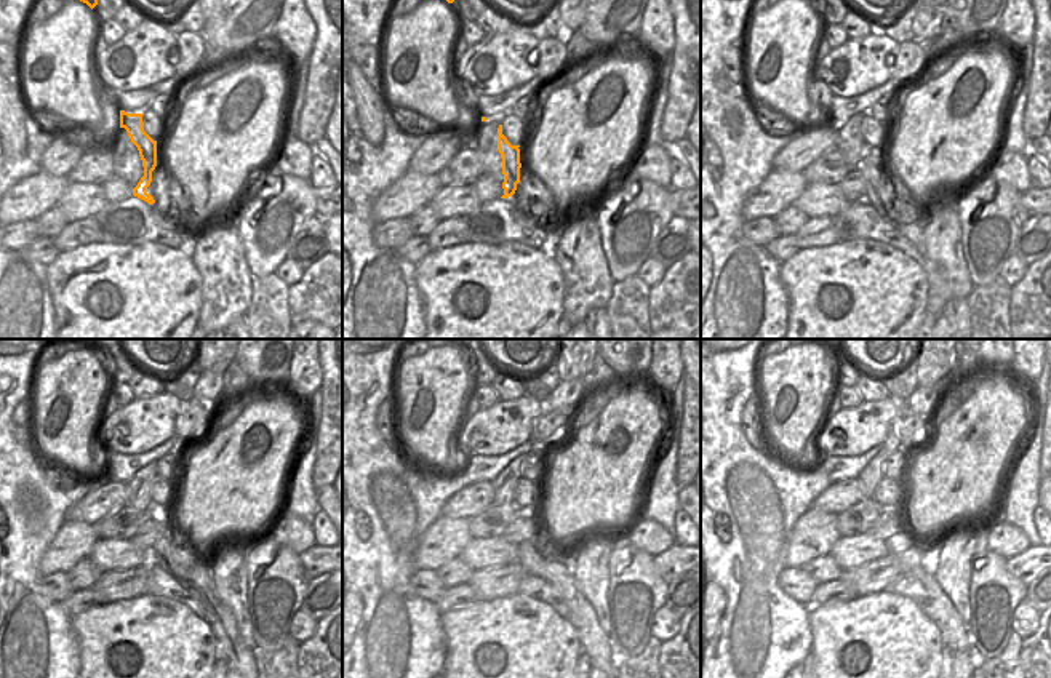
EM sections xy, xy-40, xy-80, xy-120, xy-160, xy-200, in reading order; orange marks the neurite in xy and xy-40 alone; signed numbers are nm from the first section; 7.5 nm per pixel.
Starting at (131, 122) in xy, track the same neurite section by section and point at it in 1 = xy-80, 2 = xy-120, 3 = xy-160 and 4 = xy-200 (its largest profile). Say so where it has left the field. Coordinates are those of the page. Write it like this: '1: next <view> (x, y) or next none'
1: next xy-80 (869, 165)
2: next xy-120 (191, 571)
3: next xy-160 (560, 571)
4: next xy-200 (955, 635)

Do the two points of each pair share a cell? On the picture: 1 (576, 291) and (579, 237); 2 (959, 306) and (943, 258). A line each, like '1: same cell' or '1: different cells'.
1: same cell
2: different cells

